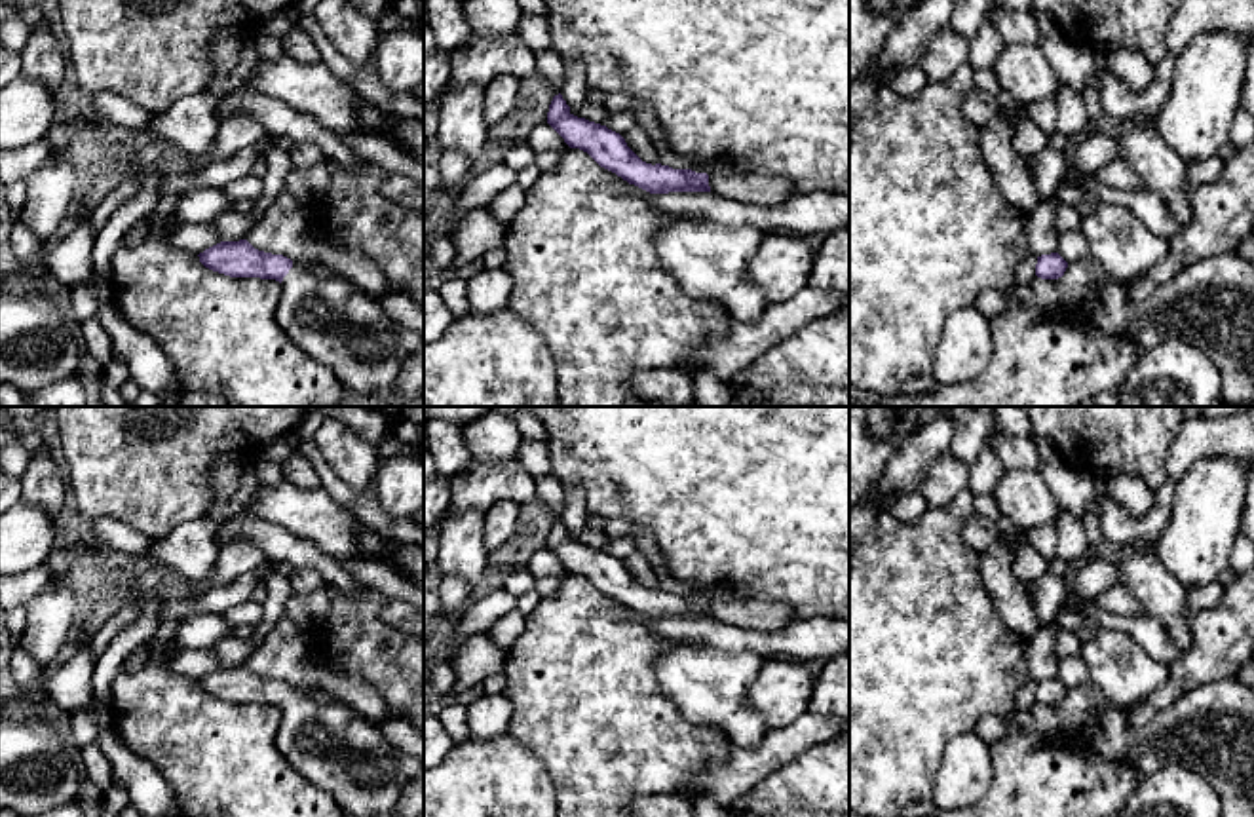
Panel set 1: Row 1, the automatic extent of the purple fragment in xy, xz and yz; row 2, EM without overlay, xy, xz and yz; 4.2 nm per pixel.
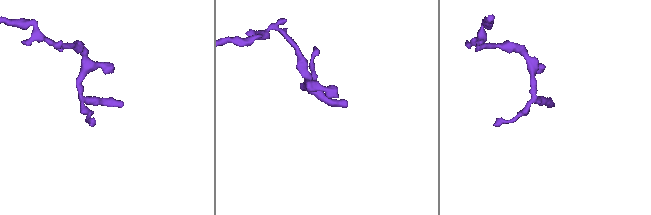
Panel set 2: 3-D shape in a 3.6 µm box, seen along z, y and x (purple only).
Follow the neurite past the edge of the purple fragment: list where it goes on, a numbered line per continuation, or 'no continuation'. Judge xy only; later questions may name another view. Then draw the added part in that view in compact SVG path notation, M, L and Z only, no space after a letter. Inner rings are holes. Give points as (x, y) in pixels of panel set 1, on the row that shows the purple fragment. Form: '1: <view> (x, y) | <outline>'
1: xy (335, 323) | M296 266L281 281L276 319L298 350L327 367L344 388L357 393L391 388L405 363L424 350L424 338L414 329L393 321L374 298L350 281L321 279Z

